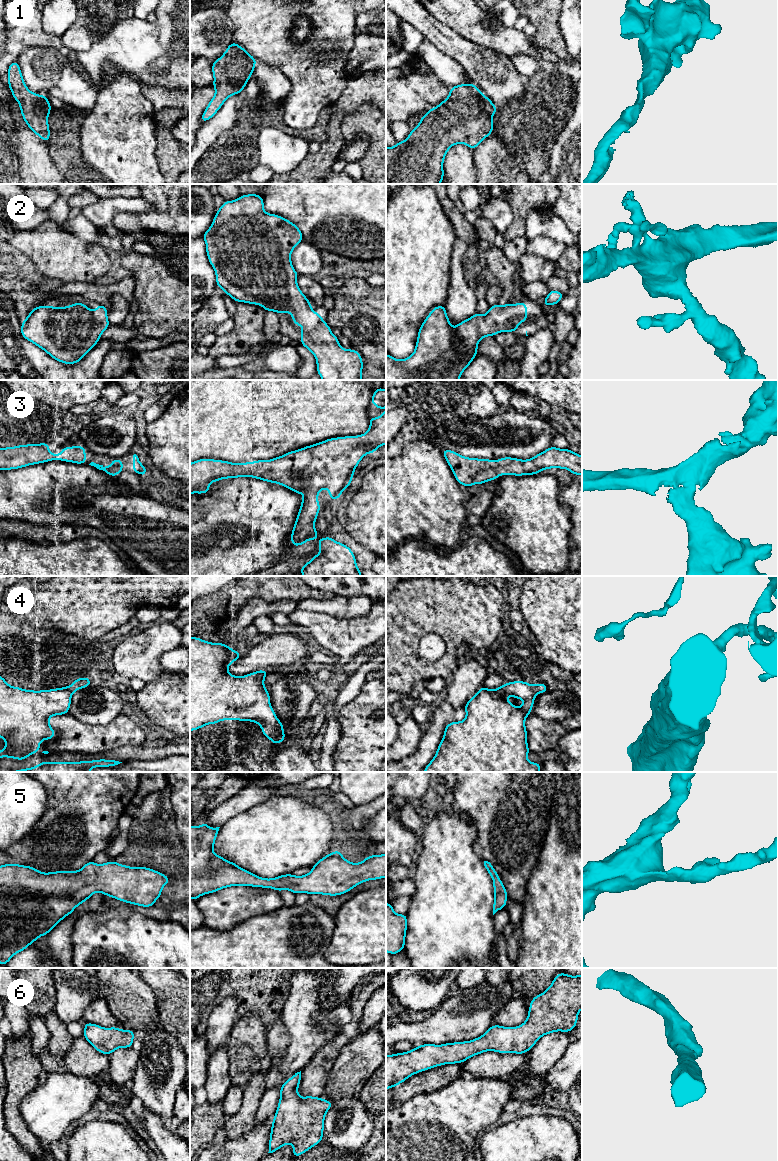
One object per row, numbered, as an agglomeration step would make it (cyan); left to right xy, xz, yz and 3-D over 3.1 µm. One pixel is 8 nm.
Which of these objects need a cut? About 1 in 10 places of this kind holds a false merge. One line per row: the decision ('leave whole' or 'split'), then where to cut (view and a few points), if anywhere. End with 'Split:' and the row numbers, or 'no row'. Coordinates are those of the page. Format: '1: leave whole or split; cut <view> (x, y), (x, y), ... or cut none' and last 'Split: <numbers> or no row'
1: leave whole; cut none
2: leave whole; cut none
3: leave whole; cut none
4: leave whole; cut none
5: leave whole; cut none
6: leave whole; cut none
Split: no row

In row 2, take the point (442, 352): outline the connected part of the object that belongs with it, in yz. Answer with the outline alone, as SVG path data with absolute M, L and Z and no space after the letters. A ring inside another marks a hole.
M526 302L506 305L493 305L485 315L476 312L472 317L460 322L455 328L451 326L445 305L434 307L423 321L417 336L415 350L411 356L403 360L386 354L386 380L459 380L464 370L478 354L479 341L487 336L494 337L500 332L515 332L520 322L527 322Z

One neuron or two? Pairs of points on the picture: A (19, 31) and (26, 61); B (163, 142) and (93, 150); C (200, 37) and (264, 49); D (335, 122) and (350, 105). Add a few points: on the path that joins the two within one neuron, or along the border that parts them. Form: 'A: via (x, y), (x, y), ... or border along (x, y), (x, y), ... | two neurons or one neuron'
A: border along (46, 46), (26, 47), (16, 60) | two neurons
B: border along (155, 125), (155, 157), (159, 166) | two neurons
C: border along (229, 17), (234, 27), (234, 40) | two neurons
D: border along (335, 105), (342, 112), (343, 117) | two neurons

